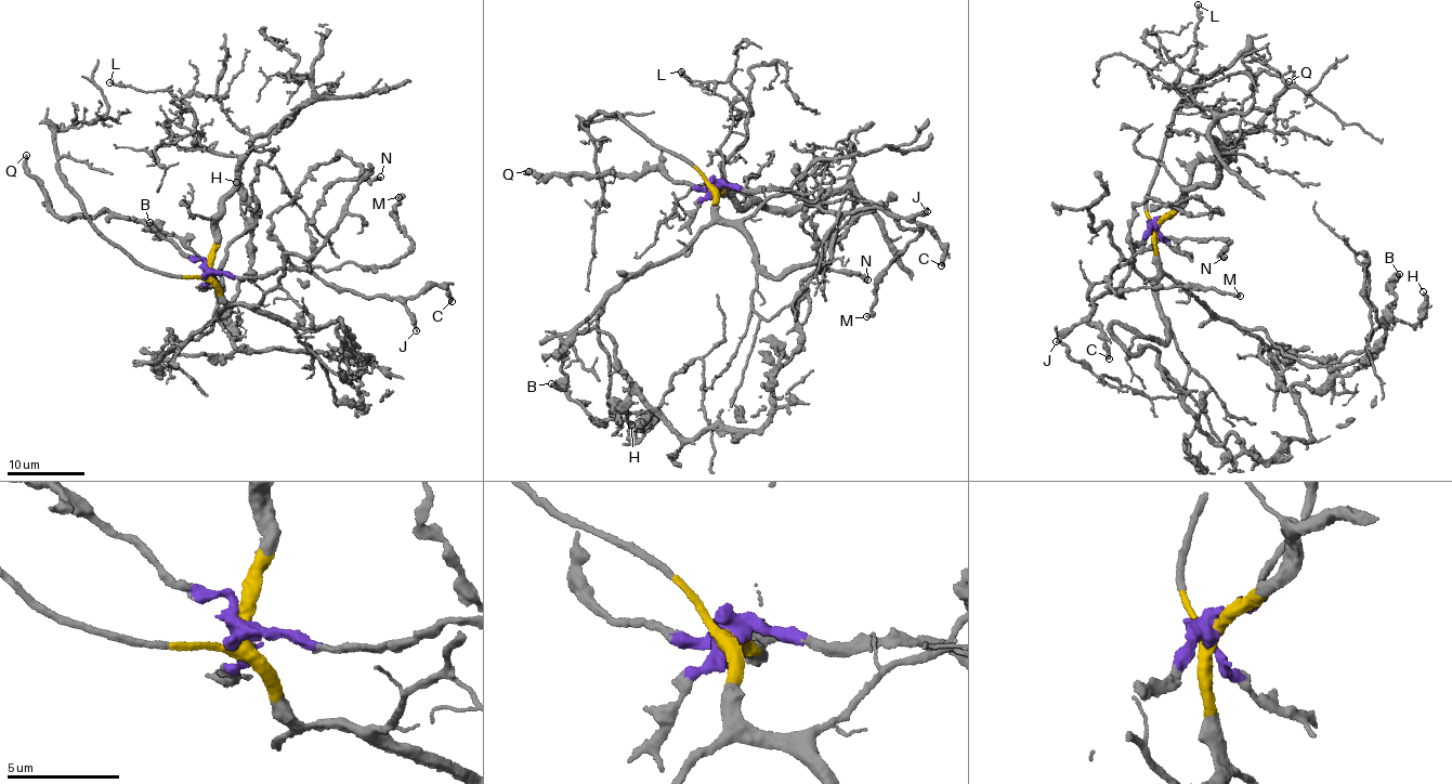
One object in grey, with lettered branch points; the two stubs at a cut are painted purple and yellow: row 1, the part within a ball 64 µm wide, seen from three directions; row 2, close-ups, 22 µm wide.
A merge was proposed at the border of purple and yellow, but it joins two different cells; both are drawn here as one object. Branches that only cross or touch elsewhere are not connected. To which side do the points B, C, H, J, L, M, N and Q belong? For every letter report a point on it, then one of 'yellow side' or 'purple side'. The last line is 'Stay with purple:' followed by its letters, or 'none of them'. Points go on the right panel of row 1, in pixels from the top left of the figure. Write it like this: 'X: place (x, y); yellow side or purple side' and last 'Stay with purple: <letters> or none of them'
B: place (1399, 274); yellow side
C: place (1109, 358); purple side
H: place (1423, 291); yellow side
J: place (1056, 341); purple side
L: place (1198, 4); yellow side
M: place (1240, 296); purple side
N: place (1224, 257); purple side
Q: place (1289, 81); purple side
Stay with purple: C, J, M, N, Q

